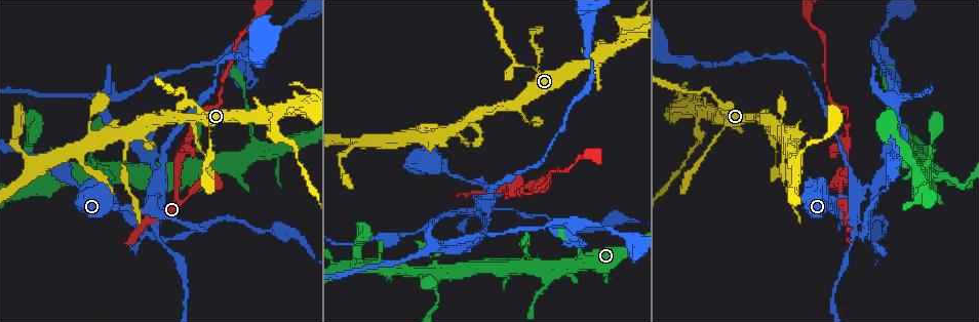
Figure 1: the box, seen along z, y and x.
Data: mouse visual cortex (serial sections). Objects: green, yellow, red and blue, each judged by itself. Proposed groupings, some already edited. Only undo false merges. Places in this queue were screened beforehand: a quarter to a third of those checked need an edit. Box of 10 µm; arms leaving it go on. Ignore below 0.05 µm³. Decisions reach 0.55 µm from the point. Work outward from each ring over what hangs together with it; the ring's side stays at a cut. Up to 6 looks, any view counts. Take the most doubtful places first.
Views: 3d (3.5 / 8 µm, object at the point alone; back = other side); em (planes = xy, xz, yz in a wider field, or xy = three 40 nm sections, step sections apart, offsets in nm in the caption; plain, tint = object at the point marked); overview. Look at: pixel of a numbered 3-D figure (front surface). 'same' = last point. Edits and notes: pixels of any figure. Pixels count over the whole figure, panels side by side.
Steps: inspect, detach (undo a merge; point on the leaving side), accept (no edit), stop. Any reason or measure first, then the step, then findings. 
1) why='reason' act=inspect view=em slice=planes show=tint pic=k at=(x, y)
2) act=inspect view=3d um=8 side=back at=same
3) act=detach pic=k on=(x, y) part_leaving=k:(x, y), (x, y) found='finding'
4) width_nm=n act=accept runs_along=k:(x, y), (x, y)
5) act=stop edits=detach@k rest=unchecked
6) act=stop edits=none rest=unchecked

why='calibre changes' act=inspect view=3d um=3.5 pic=1 at=(514, 63)

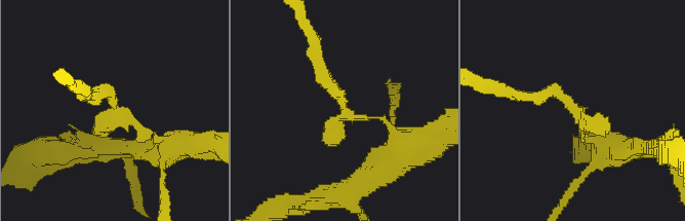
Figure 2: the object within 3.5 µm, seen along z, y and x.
act=inspect view=em slice=planes show=tint pic=2 at=(572, 106)

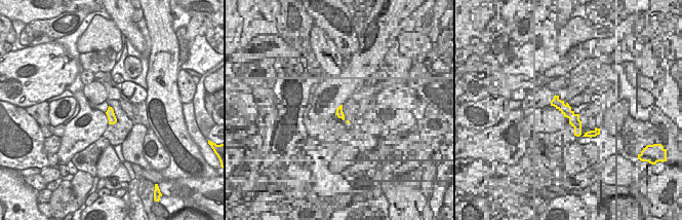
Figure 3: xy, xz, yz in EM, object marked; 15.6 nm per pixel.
act=detach pic=2 on=(334, 88) part_leaving=2:(345, 112), (322, 75), (310, 30) found='two cells meet here'

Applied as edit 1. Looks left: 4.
why='calibre changes' act=inspect view=3d um=3.5 pic=1 at=(857, 189)

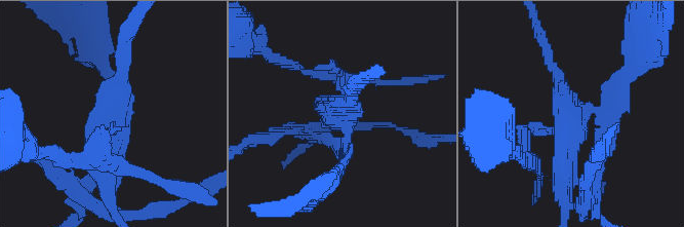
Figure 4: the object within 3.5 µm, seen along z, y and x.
why='need the tissue' act=inspect view=em slice=planes show=tint pic=4 at=(116, 114)

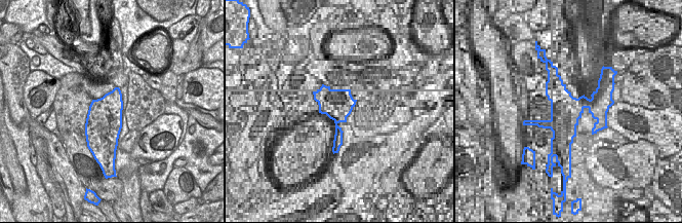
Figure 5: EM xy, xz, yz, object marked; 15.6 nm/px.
act=detach pic=4 on=(612, 138) part_leaving=4:(595, 109), (637, 68), (642, 30) found='a second cell is stuck on'

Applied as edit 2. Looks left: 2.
act=stop edits=detach@2,detach@4 rest=unchecked

